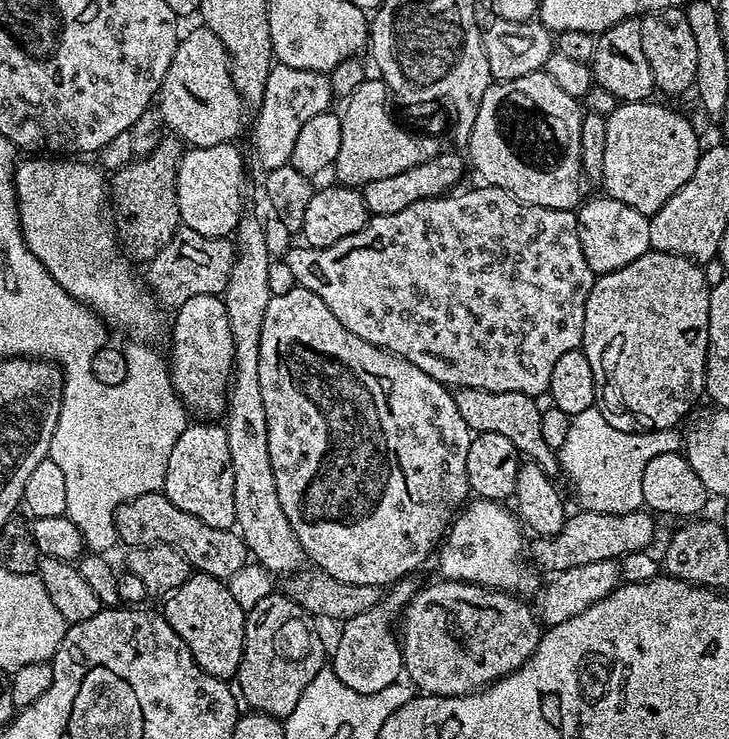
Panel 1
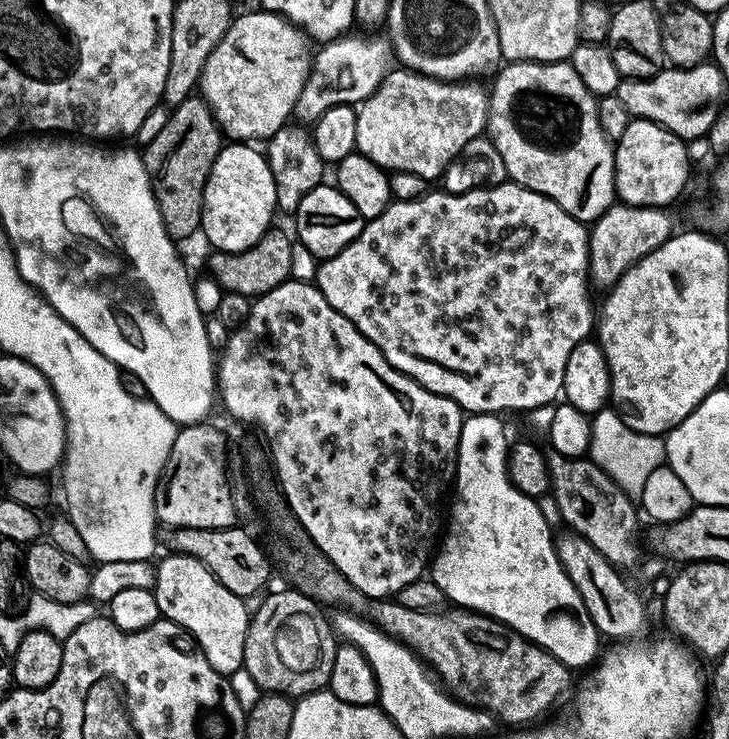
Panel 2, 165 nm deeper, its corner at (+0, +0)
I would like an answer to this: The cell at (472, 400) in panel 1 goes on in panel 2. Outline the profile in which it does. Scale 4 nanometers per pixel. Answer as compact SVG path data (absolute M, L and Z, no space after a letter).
M553 451L547 453L547 458L552 483L550 500L556 503L561 518L568 523L565 525L586 538L616 568L634 567L640 560L641 517L633 497L626 495L591 458L563 456Z

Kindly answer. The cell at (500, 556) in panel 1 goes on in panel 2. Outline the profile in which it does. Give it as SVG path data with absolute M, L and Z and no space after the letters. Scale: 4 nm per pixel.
M474 412L465 415L462 422L462 434L458 442L458 450L456 451L456 470L454 473L456 497L453 498L452 509L448 512L448 525L444 528L444 541L441 542L440 549L438 549L438 544L430 560L430 579L437 584L438 589L442 590L445 601L451 602L455 607L467 608L470 612L481 612L483 616L489 616L498 622L502 622L508 627L510 632L516 632L532 644L537 644L542 650L546 650L554 658L558 658L558 662L562 662L569 670L577 670L576 668L584 667L587 669L589 666L595 665L601 655L602 637L600 631L596 629L590 614L586 610L586 602L582 602L582 594L578 594L574 582L570 582L566 570L562 570L562 562L558 562L554 531L552 532L547 518L544 517L543 510L540 509L541 501L537 497L527 496L522 490L516 488L514 482L508 476L510 439L508 440L507 434L504 433L504 424L500 420L503 419L499 415L490 412Z

